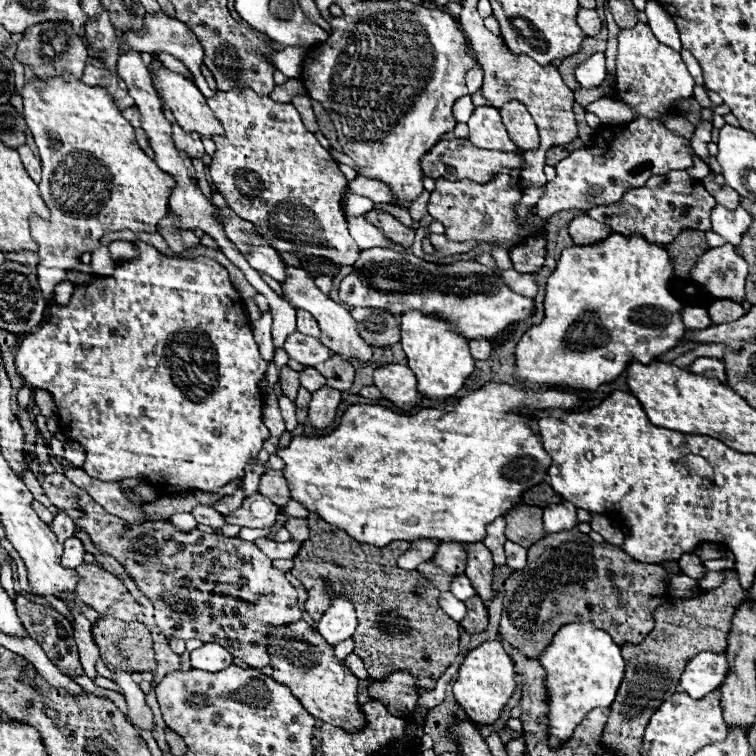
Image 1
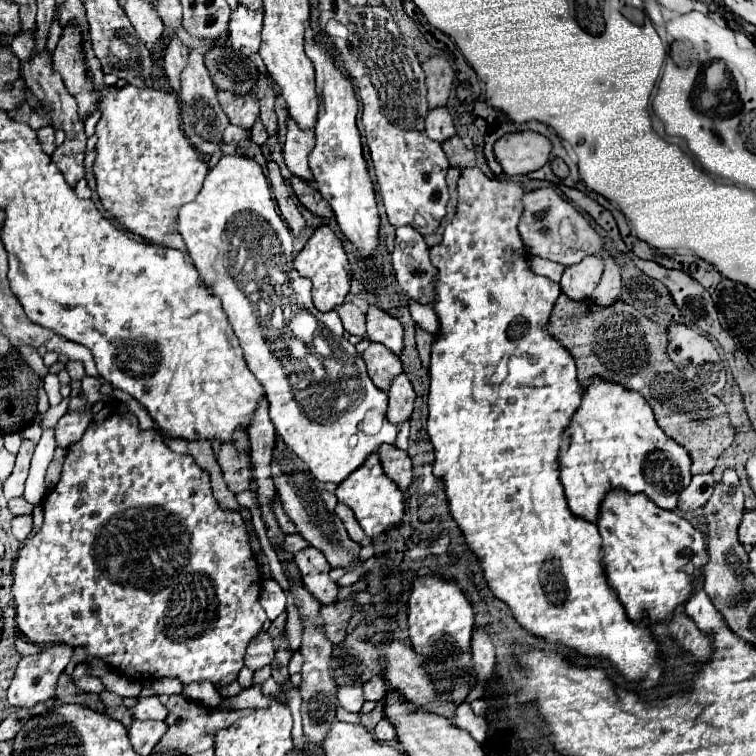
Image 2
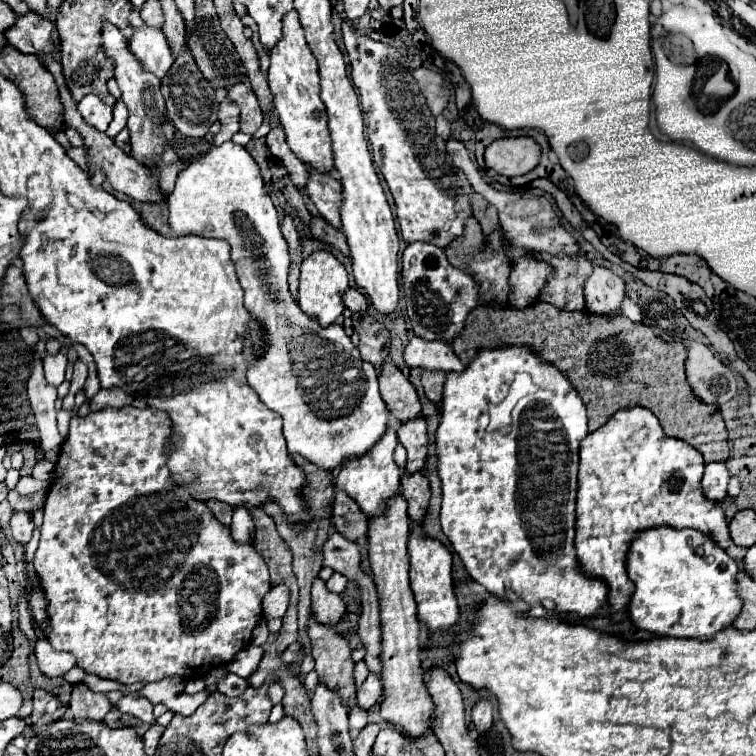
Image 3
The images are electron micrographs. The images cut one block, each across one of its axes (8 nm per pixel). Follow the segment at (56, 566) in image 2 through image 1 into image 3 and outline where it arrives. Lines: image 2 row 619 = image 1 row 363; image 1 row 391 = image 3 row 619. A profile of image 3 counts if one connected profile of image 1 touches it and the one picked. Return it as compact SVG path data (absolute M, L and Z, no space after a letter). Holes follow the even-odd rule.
M124 406L120 410L116 408L104 408L104 410L98 410L98 412L90 412L88 416L80 418L80 416L72 416L70 420L70 434L68 438L64 440L62 444L62 450L60 450L60 456L58 456L58 462L56 462L56 468L54 468L54 476L52 476L52 484L50 484L50 490L48 490L48 498L46 498L46 504L44 504L44 522L42 522L42 534L40 534L40 546L34 554L34 568L36 568L36 574L38 574L38 580L40 580L40 586L42 586L42 592L44 592L44 598L48 602L48 630L44 632L46 640L54 646L54 650L62 650L62 652L70 652L76 656L78 660L78 666L82 670L86 670L88 674L94 674L94 676L100 676L100 678L108 678L108 680L118 680L122 684L134 684L134 682L158 682L158 680L164 680L168 676L180 676L184 680L190 680L190 678L200 678L202 674L206 674L210 668L216 668L216 666L226 666L242 648L246 648L250 644L250 638L252 638L252 630L254 626L262 620L262 598L264 594L270 590L270 576L268 576L268 568L266 568L266 562L262 560L262 556L254 550L252 544L240 544L232 538L232 532L230 532L230 526L224 526L220 524L214 514L210 512L210 508L202 502L202 500L194 500L194 498L180 498L174 494L175 482L172 482L172 474L168 466L166 466L167 450L164 448L168 438L172 435L172 423L168 414L164 410L156 410L156 408L134 408L134 406Z

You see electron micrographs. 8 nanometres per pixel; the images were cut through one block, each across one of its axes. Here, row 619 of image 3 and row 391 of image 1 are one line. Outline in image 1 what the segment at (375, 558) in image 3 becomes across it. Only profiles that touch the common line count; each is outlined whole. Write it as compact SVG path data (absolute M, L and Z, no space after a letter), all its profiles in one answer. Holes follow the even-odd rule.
M384 364L374 370L374 386L396 406L414 406L418 402L416 376L408 366Z

